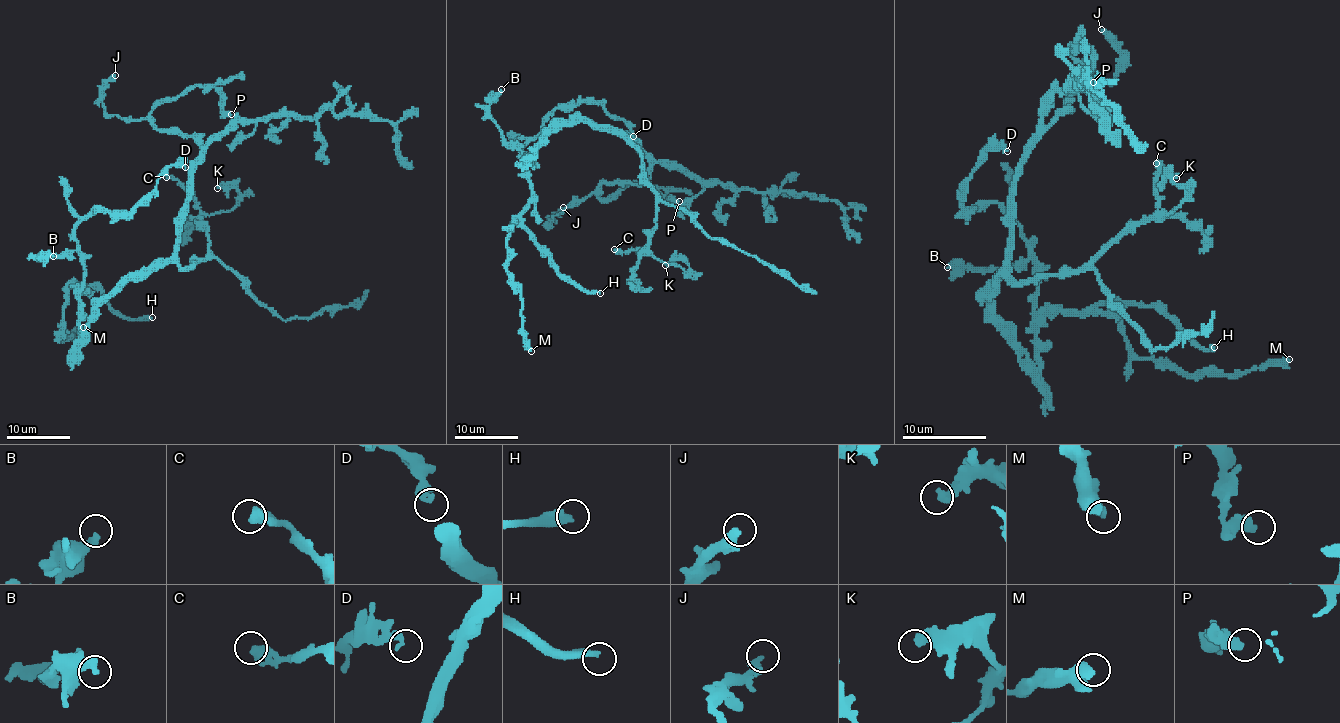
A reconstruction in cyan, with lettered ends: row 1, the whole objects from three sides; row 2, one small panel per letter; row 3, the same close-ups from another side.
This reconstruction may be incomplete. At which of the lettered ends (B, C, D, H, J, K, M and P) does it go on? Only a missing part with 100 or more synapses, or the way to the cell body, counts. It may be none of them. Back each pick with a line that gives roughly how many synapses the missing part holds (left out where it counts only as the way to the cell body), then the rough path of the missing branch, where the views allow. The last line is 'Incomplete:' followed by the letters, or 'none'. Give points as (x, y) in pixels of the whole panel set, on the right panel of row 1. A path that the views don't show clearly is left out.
H: 170 synapses; course (1214, 347), (1214, 330), (1222, 315), (1227, 318), (1254, 286), (1260, 290), (1247, 307)
Incomplete: H

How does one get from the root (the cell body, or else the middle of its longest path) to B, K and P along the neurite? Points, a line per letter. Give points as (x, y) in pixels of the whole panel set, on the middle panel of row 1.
B: (611, 129), (590, 121), (558, 121), (528, 160), (533, 158), (505, 140), (490, 113), (490, 101), (501, 89)
K: (611, 129), (639, 153), (643, 180), (655, 195), (649, 250), (689, 270), (682, 260), (665, 265)
P: (611, 129), (639, 145), (649, 171), (639, 183), (603, 183), (598, 195), (608, 199), (643, 183), (679, 201)

